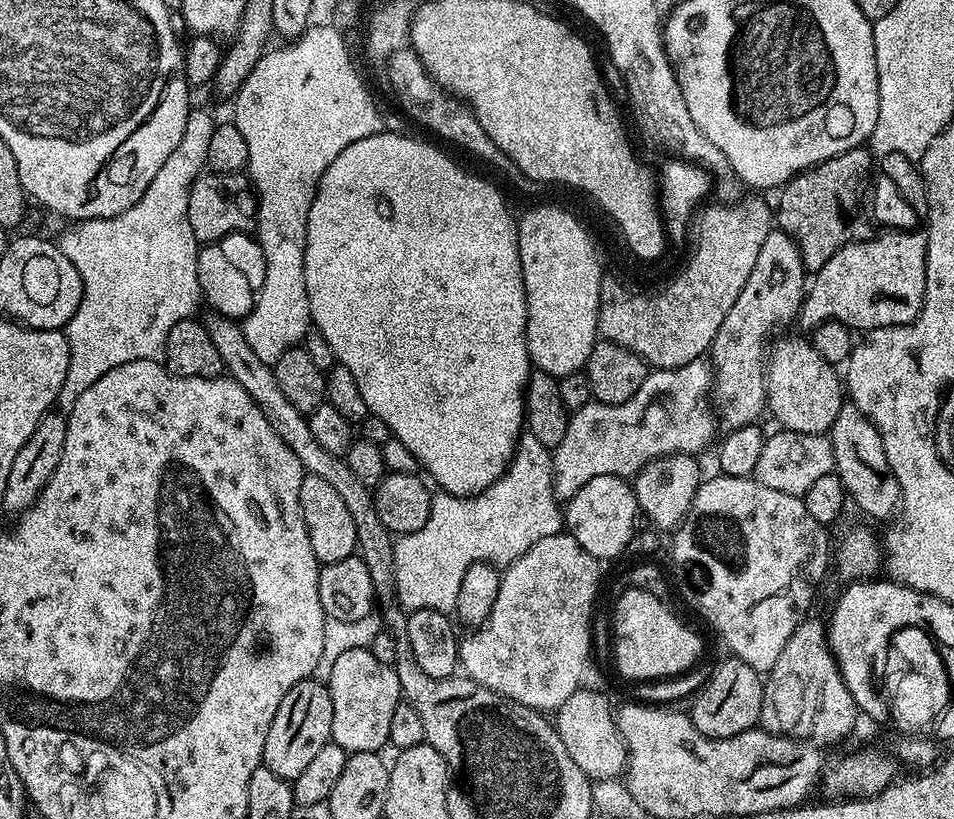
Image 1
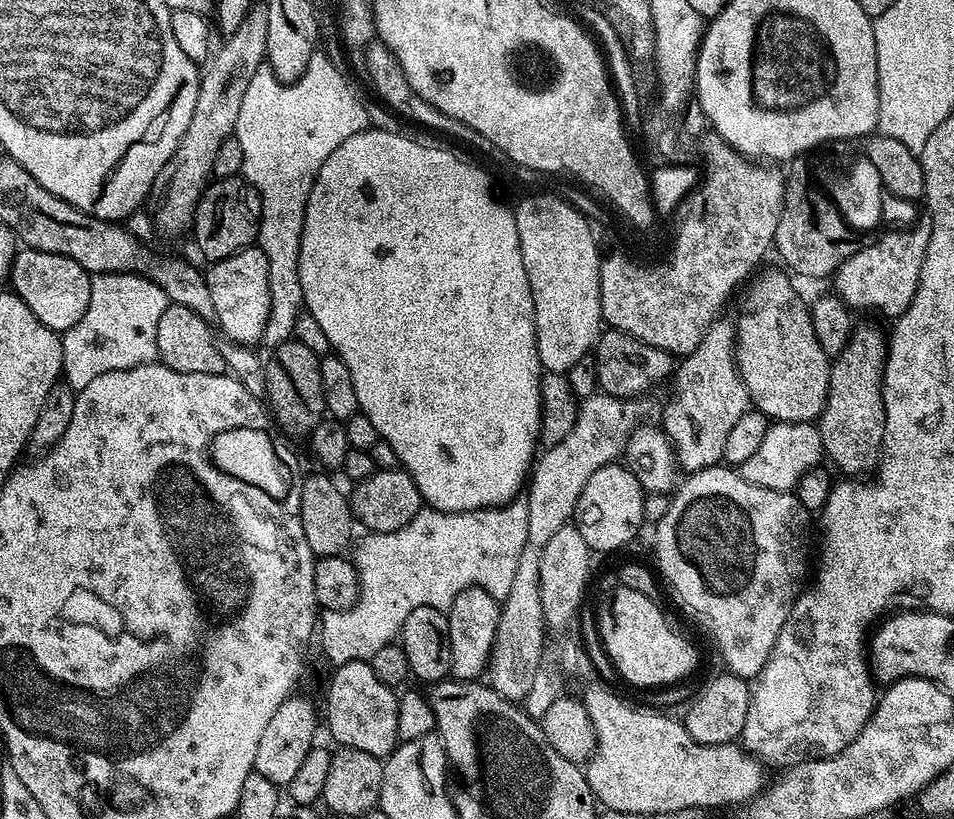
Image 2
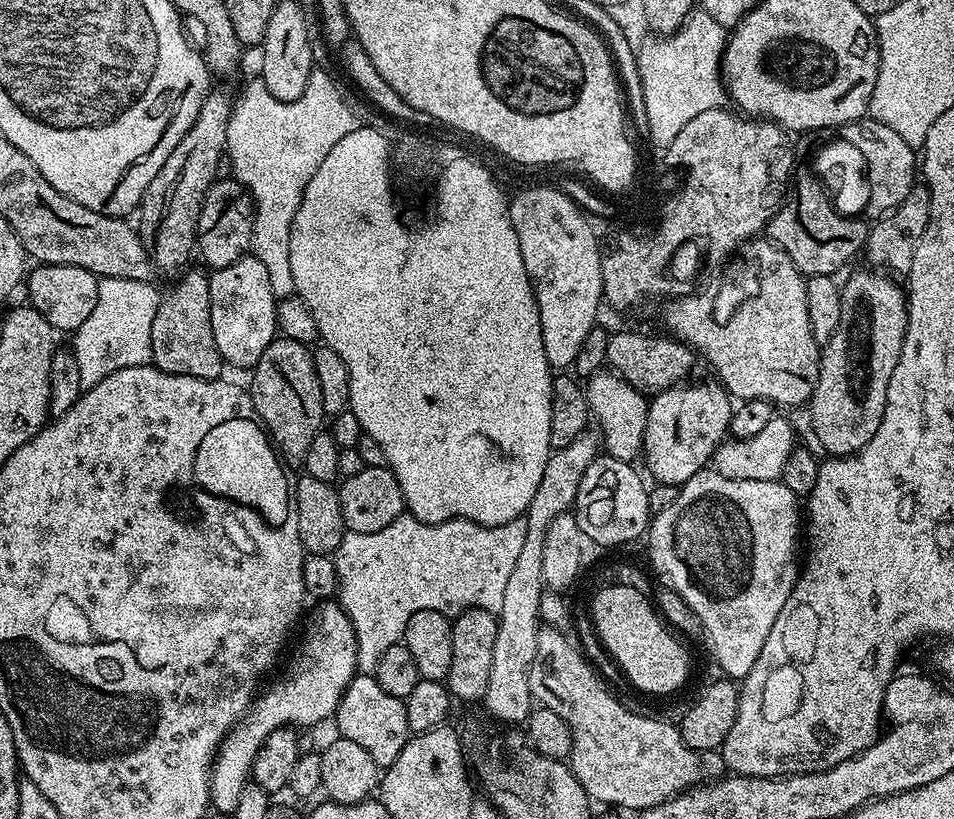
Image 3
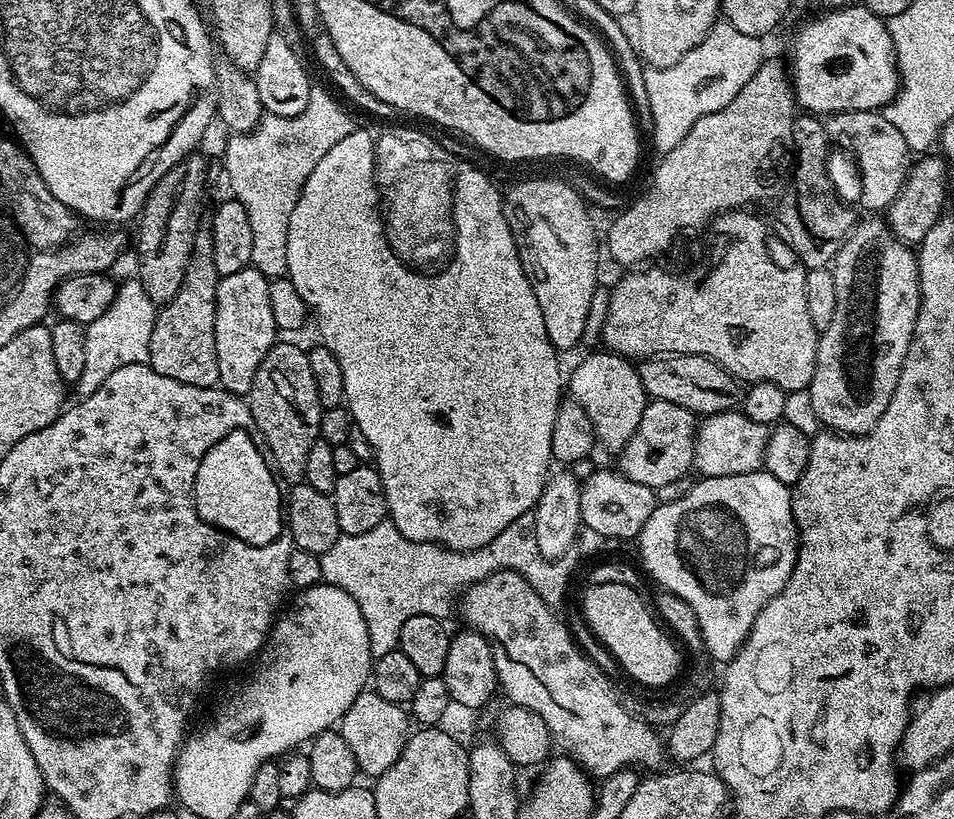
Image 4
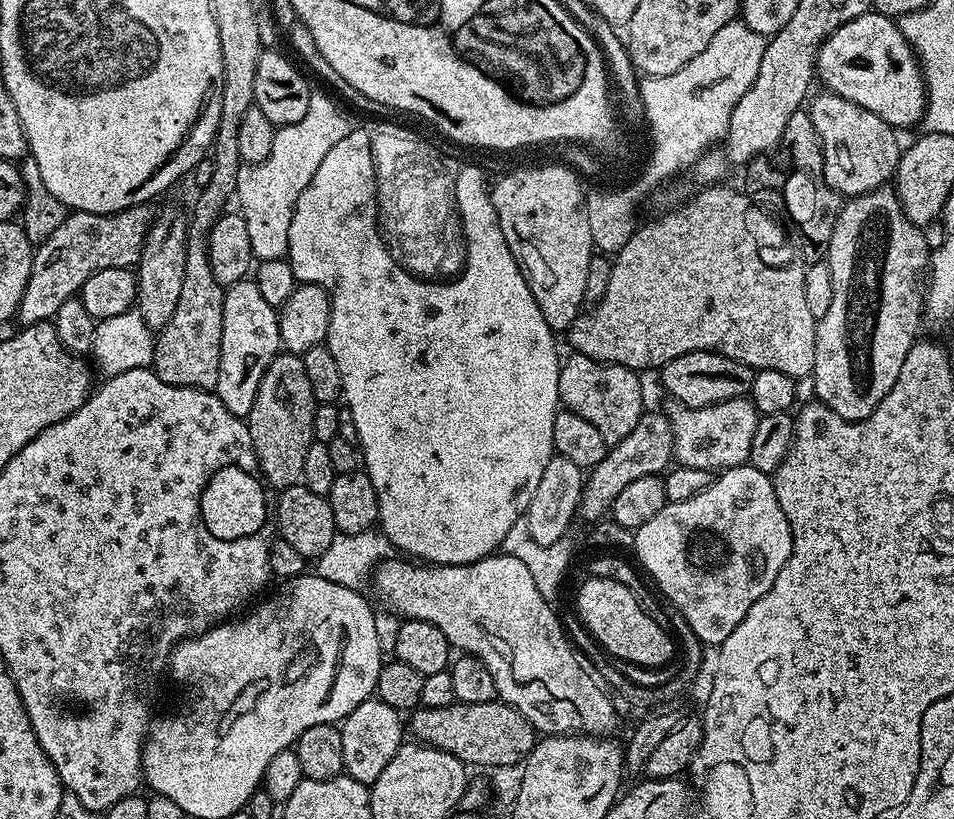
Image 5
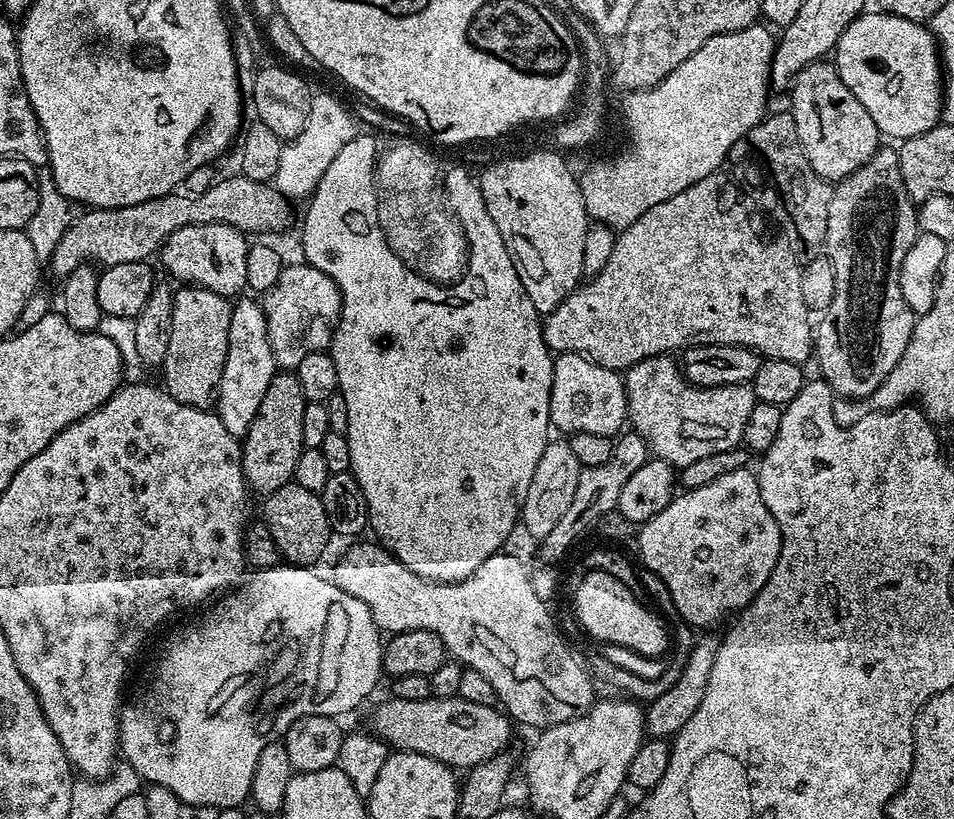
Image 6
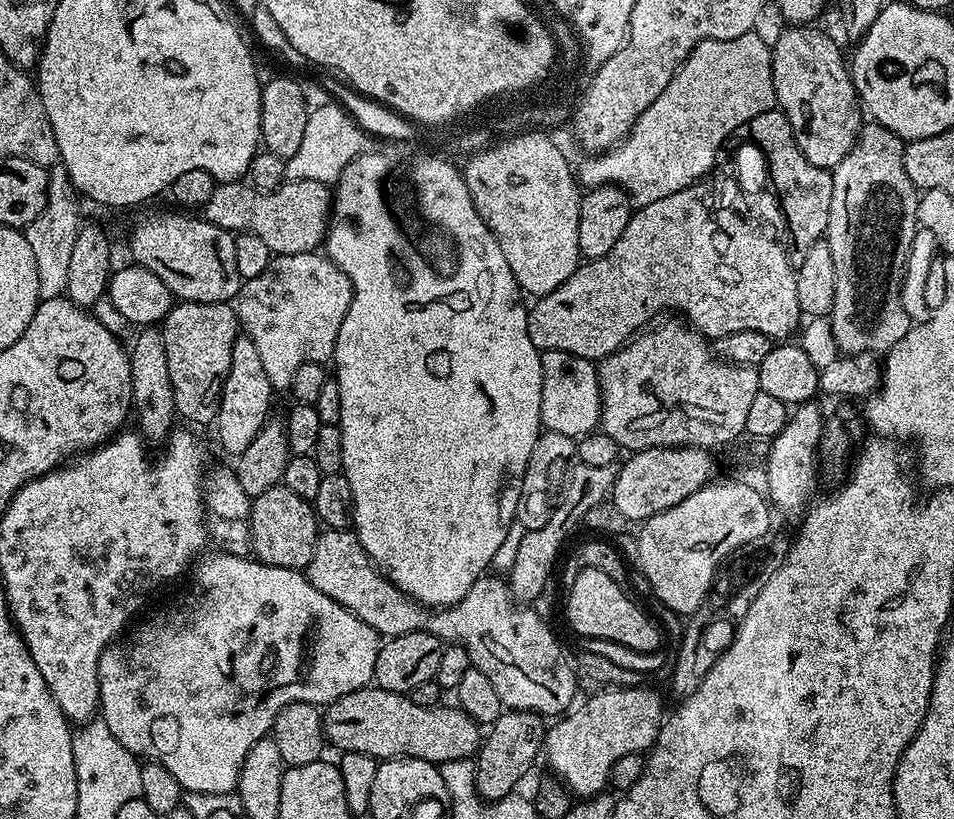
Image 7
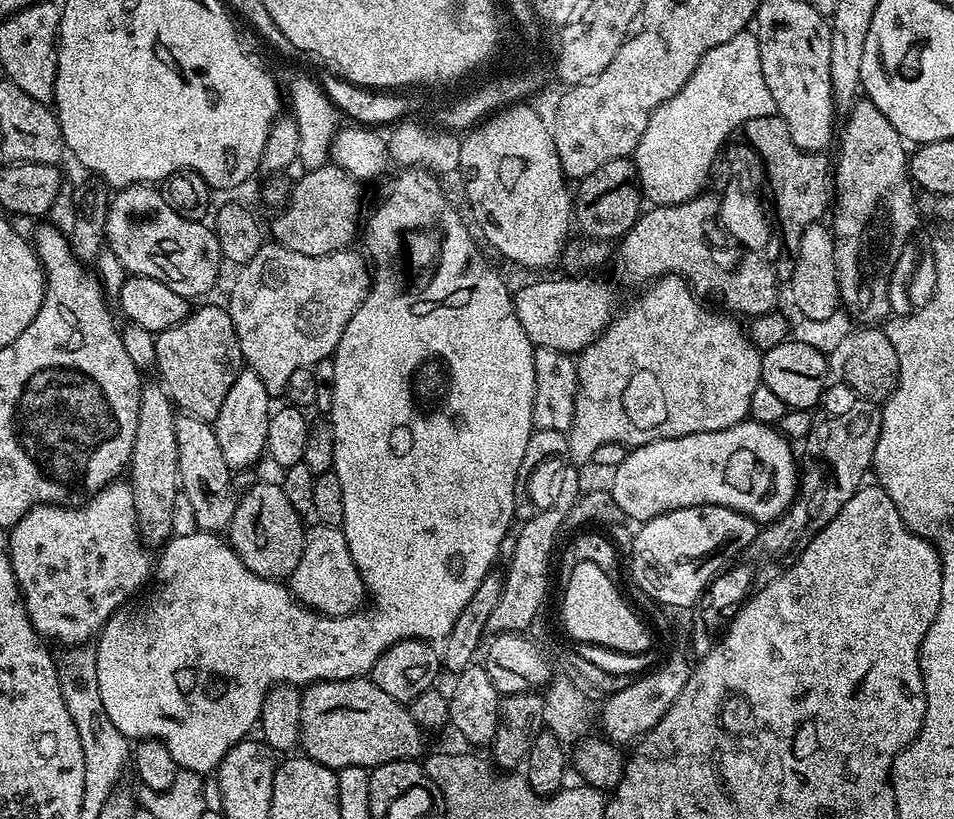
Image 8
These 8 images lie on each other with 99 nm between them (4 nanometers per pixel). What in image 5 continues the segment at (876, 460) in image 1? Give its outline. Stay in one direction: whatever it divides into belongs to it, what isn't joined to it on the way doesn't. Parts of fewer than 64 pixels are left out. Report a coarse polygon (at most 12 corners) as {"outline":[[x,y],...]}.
{"outline":[[843,201],[815,399],[865,420],[917,343],[925,229]]}

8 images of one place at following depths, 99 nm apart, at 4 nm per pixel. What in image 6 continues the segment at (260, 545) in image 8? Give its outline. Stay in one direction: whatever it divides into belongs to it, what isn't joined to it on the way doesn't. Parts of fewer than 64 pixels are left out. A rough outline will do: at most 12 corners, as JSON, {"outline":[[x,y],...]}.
{"outline":[[319,492],[267,493],[262,524],[281,557],[316,566],[334,536]]}

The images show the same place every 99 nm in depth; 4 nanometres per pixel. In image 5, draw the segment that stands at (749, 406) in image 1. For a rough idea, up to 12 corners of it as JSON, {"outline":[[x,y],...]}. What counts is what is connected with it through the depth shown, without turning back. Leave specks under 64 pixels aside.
{"outline":[[645,411],[587,473],[579,519],[604,520],[614,498],[673,460],[672,423]]}

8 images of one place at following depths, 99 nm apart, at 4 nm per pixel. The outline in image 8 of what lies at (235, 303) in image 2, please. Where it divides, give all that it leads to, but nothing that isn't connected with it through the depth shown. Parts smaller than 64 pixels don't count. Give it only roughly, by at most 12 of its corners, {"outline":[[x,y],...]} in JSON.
{"outline":[[242,370],[214,422],[233,470],[266,452],[270,397]]}

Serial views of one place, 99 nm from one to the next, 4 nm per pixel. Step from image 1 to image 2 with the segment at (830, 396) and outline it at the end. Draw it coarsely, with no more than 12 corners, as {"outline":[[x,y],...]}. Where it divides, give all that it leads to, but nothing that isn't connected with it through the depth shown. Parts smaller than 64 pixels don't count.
{"outline":[[766,273],[735,321],[755,411],[811,424],[832,365],[789,273]]}

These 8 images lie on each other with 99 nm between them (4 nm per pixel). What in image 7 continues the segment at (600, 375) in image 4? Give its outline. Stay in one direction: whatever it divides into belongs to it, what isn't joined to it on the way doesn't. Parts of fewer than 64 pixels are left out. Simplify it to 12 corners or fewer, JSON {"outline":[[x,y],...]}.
{"outline":[[540,353],[547,431],[597,431],[600,373],[586,358]]}

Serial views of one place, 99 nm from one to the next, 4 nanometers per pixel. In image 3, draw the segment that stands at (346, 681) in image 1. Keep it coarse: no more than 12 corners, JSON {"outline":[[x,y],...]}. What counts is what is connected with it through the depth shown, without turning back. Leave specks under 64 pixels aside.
{"outline":[[357,674],[336,707],[341,737],[377,769],[410,738],[406,706]]}

